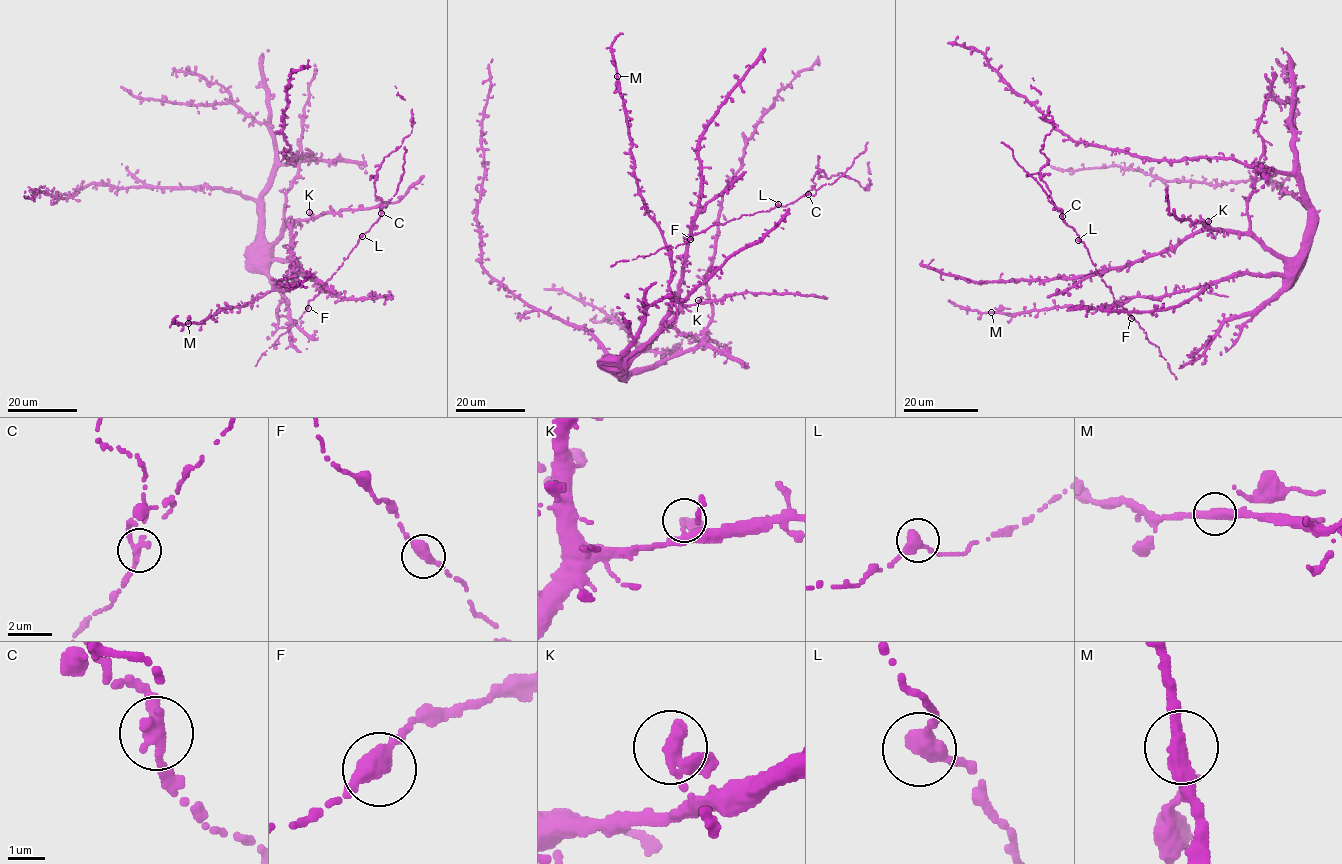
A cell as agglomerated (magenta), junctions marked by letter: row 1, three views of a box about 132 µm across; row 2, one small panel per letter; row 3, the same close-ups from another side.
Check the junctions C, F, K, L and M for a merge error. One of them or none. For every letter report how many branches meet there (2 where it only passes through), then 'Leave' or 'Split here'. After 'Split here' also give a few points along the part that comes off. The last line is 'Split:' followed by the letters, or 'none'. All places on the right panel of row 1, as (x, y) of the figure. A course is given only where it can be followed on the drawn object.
C: Branches: 2. Split here
F: Branches: 2. Leave
K: Branches: 2. Leave
L: Branches: 2. Leave
M: Branches: 2. Leave
Split: C

